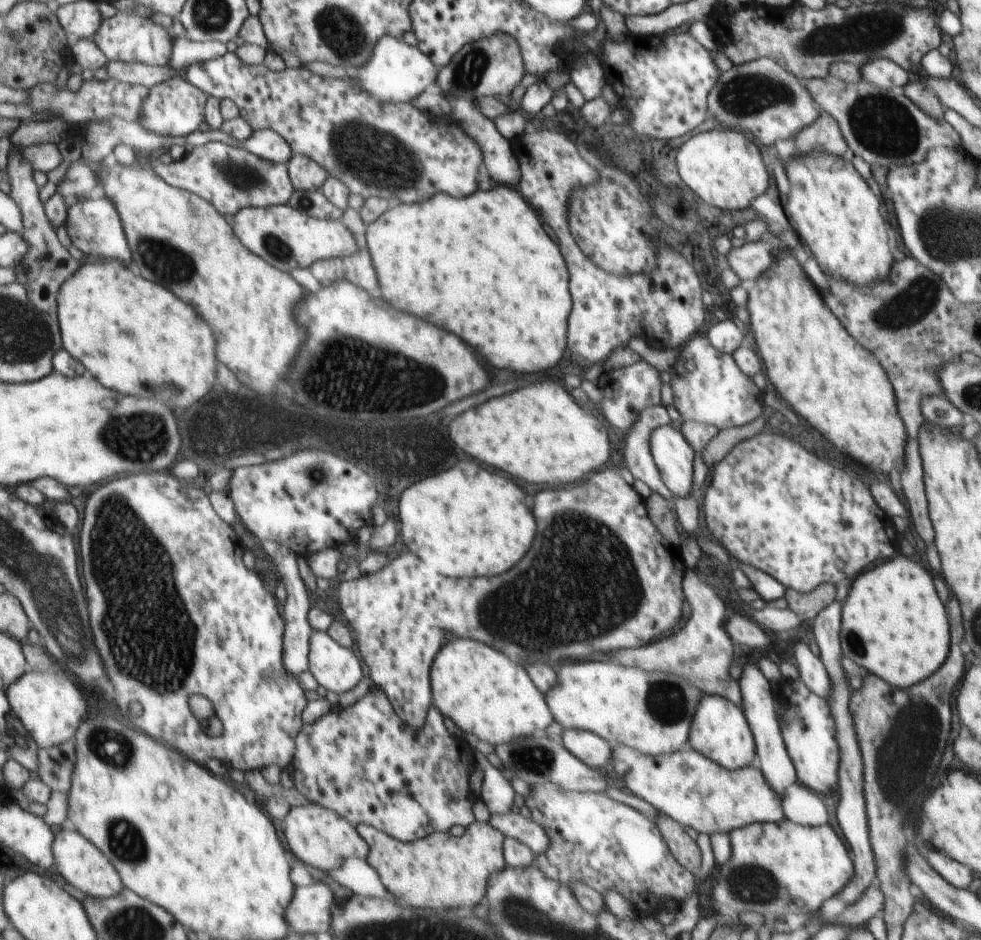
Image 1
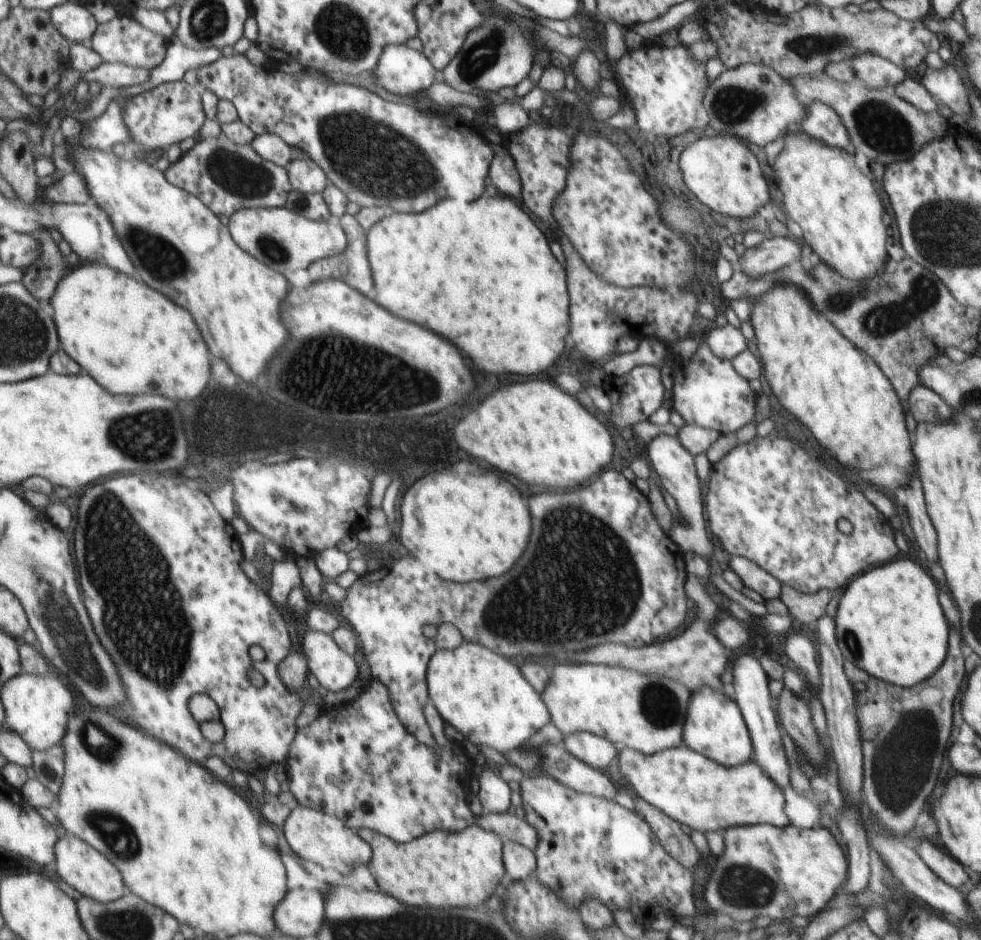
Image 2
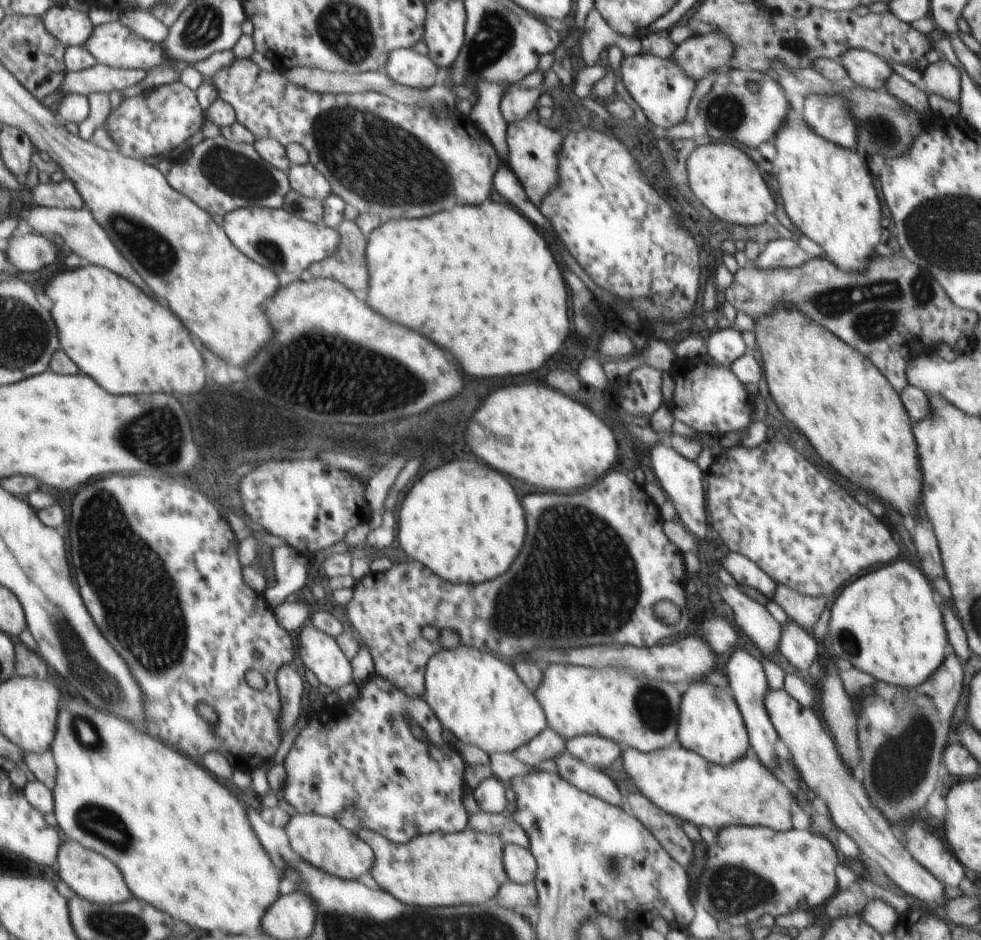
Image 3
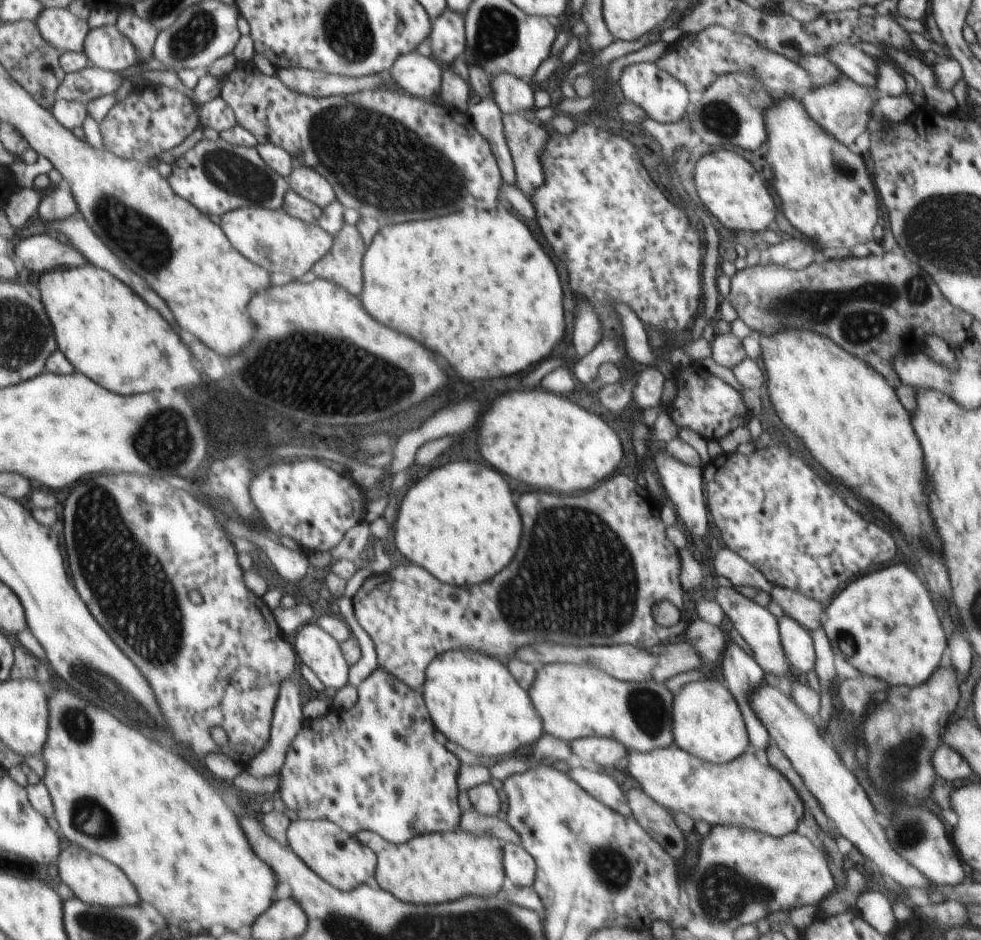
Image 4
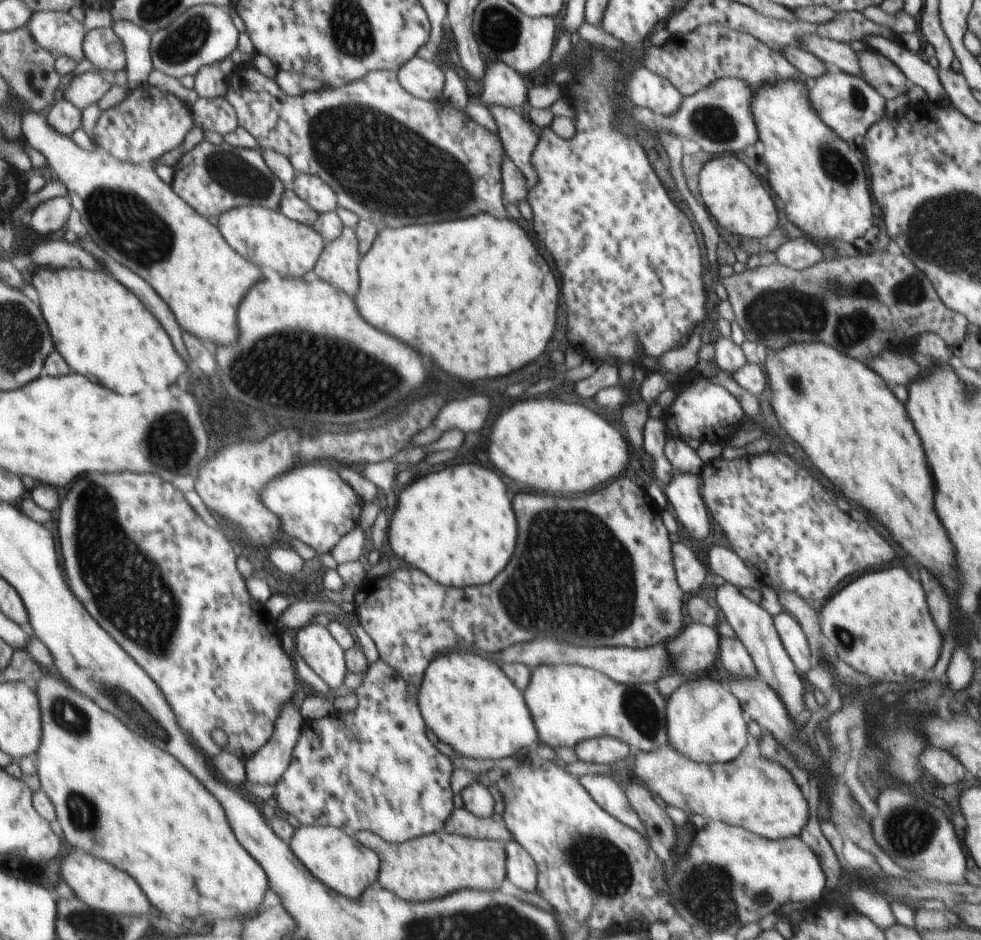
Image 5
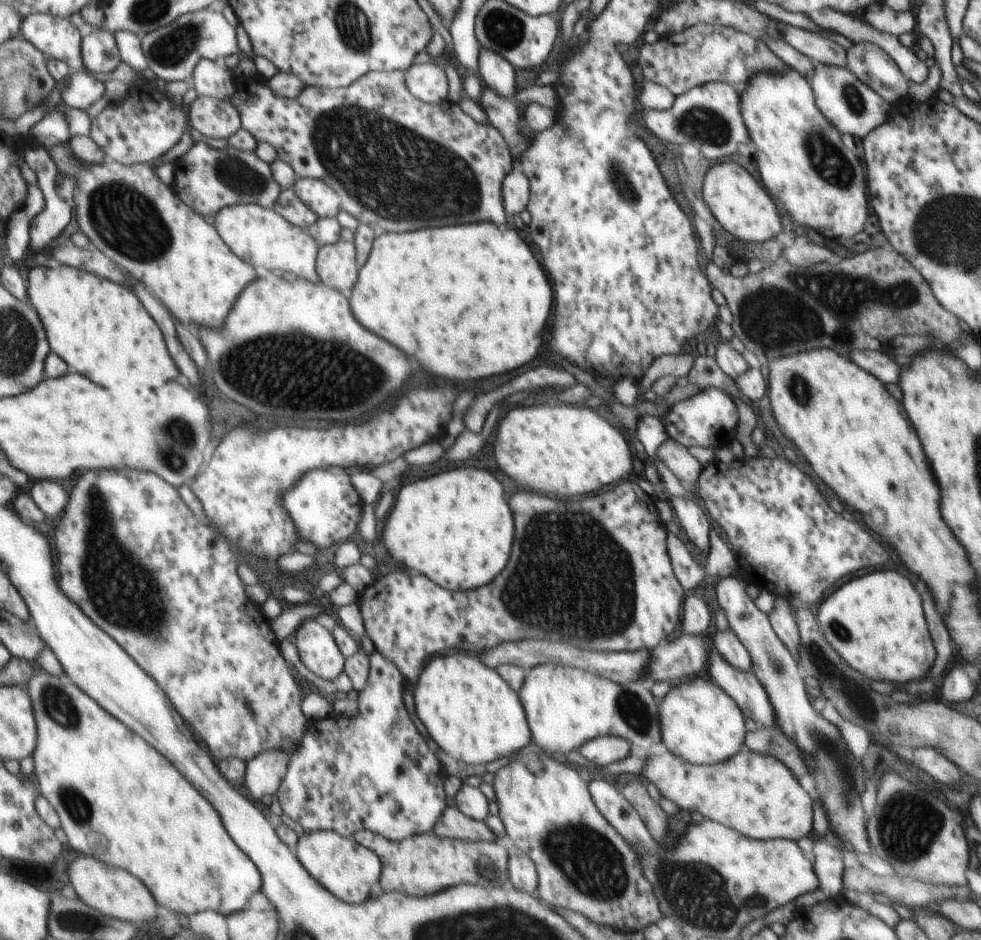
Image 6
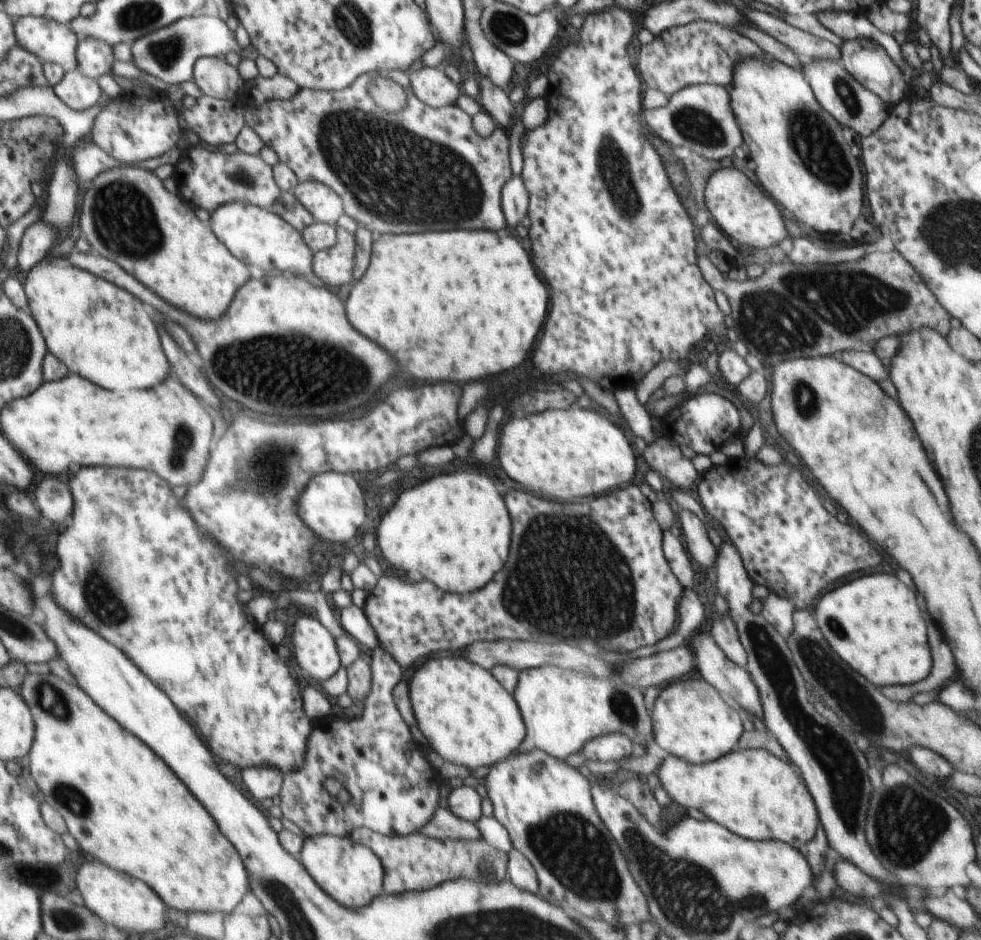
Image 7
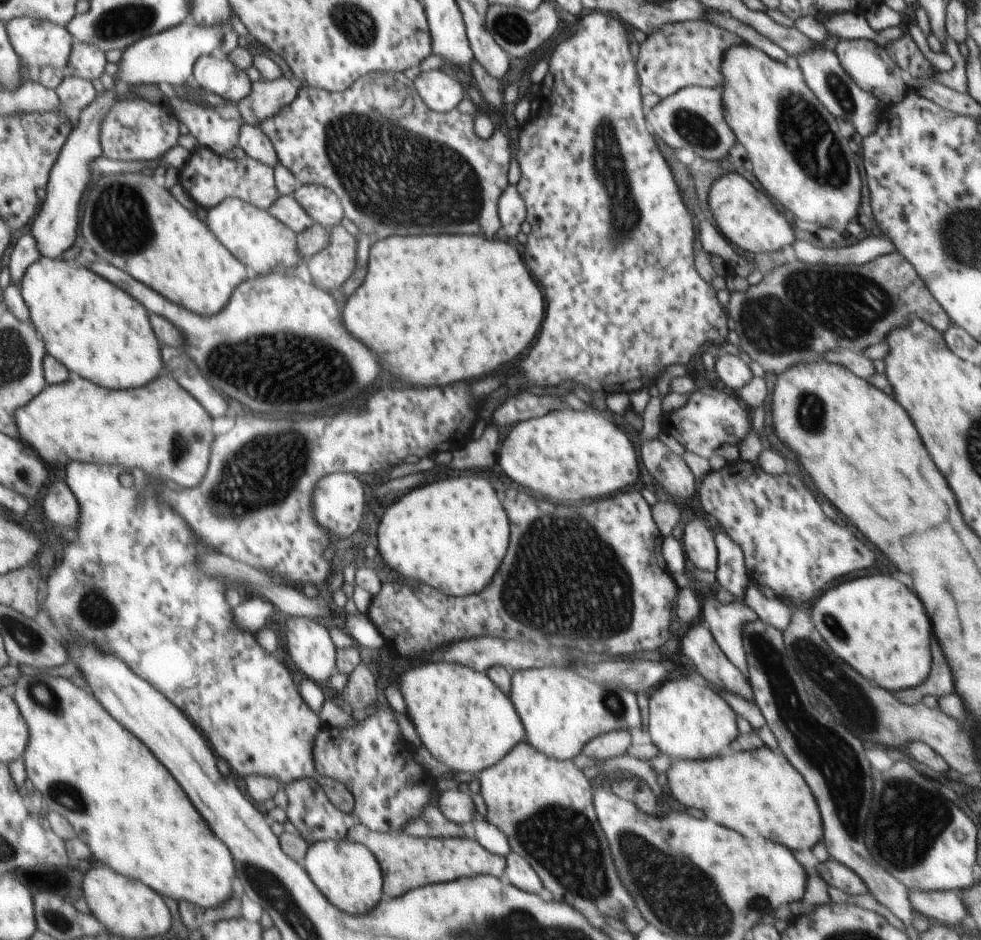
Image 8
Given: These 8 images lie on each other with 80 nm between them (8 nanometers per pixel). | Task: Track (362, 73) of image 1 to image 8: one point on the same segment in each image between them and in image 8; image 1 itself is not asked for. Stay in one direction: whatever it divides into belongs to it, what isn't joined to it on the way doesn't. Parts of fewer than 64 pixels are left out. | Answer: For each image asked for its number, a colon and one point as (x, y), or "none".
2: (401, 70)
3: (407, 67)
4: (419, 75)
5: (425, 80)
6: (428, 82)
7: (433, 87)
8: (441, 93)

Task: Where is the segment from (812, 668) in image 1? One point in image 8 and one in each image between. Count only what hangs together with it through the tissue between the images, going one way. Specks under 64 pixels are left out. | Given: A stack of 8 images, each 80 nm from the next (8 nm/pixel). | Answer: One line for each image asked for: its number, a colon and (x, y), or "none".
2: (799, 648)
3: (797, 645)
4: (797, 643)
5: (792, 636)
6: (782, 618)
7: (778, 611)
8: (770, 610)

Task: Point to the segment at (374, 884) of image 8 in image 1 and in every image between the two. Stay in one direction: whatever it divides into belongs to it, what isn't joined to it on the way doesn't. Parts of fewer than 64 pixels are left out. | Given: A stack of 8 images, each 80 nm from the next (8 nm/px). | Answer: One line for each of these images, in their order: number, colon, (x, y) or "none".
1: (320, 837)
2: (319, 838)
3: (322, 841)
4: (340, 858)
5: (337, 859)
6: (350, 871)
7: (350, 873)

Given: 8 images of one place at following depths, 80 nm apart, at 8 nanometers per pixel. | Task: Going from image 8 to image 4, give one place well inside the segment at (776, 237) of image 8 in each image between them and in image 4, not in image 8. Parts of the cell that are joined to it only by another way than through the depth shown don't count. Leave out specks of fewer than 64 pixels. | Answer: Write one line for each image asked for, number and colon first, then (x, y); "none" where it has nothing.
4: (728, 185)
5: (733, 195)
6: (742, 207)
7: (751, 217)

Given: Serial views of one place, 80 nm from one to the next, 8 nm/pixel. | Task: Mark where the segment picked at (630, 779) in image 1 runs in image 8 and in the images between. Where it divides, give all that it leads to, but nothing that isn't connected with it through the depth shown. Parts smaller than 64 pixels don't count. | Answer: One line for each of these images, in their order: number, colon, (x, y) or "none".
2: (692, 789)
3: (682, 783)
4: (745, 792)
5: (759, 794)
6: (757, 794)
7: (754, 794)
8: (754, 792)

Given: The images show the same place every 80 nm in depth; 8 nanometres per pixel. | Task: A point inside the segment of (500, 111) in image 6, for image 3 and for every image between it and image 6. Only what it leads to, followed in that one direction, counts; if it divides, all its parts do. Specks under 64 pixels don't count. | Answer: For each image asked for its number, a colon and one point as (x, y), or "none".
3: (532, 147)
4: (525, 140)
5: (519, 138)

